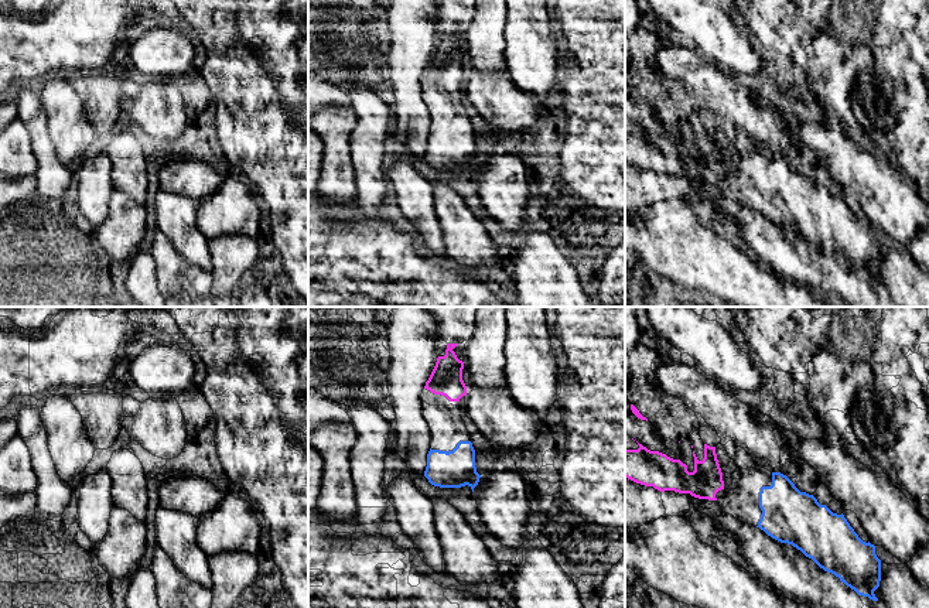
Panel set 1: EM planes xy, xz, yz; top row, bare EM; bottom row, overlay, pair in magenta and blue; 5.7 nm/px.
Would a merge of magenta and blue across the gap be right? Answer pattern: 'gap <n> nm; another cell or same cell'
gap 200 nm; same cell

